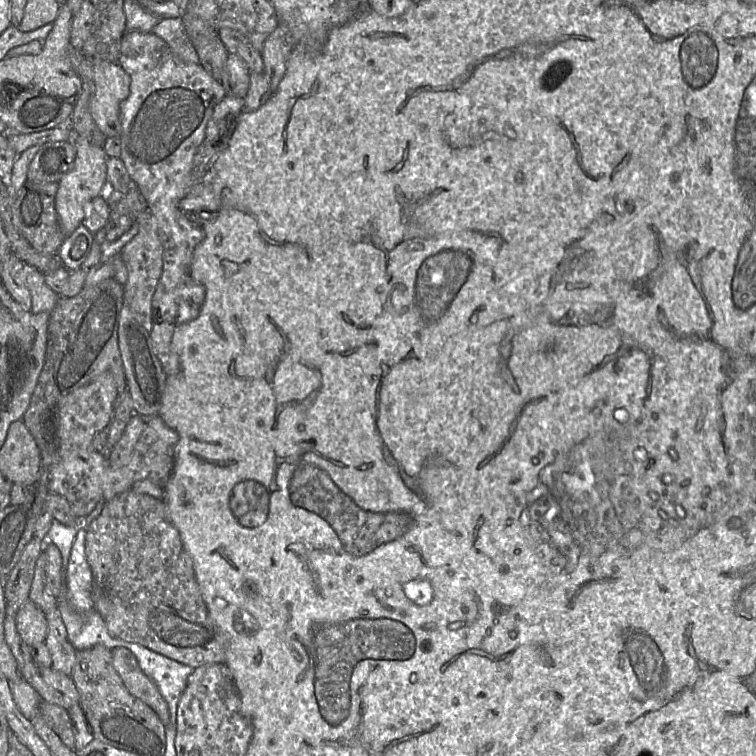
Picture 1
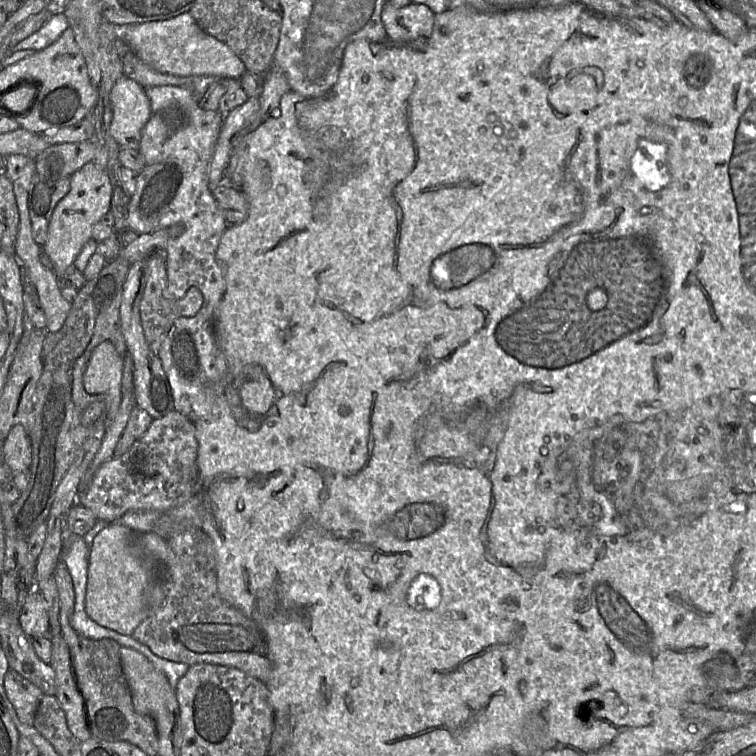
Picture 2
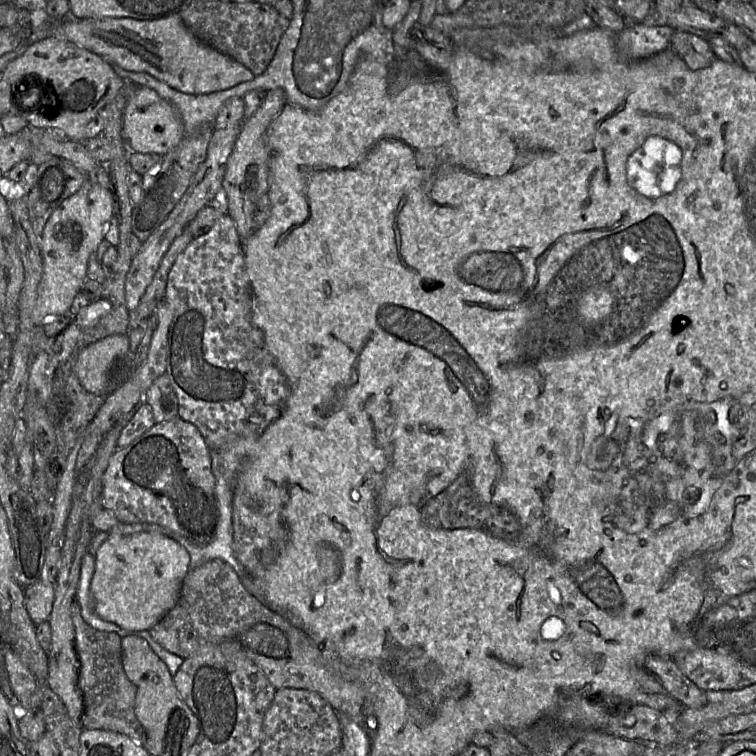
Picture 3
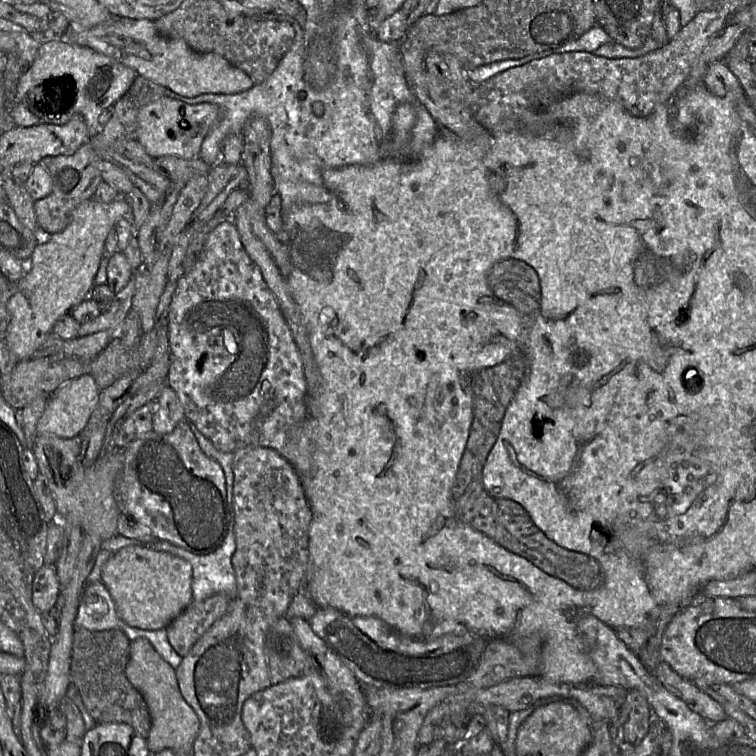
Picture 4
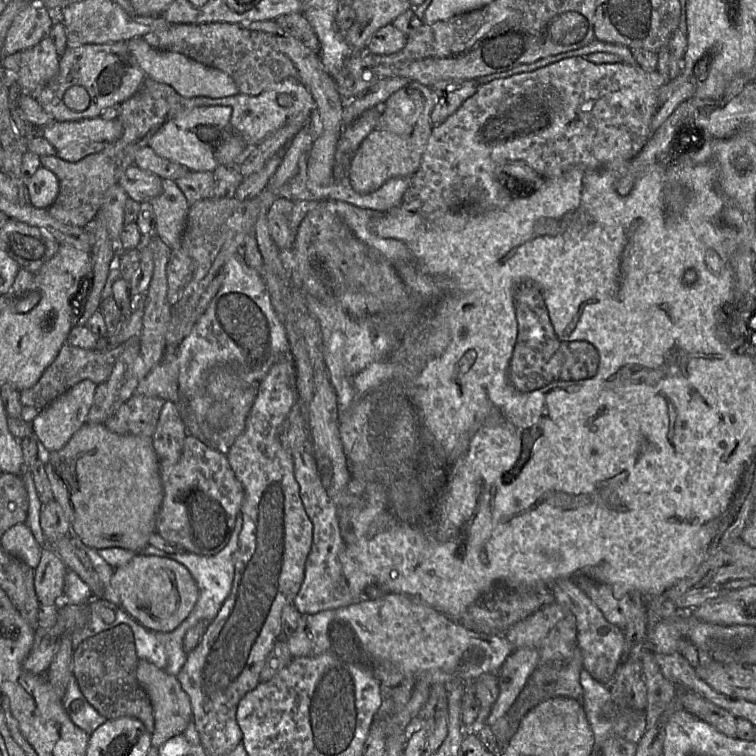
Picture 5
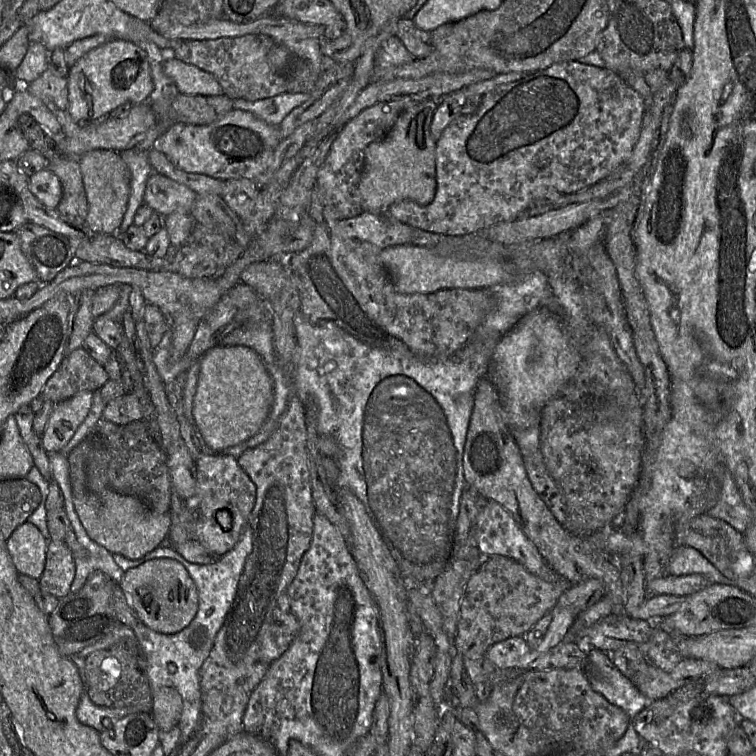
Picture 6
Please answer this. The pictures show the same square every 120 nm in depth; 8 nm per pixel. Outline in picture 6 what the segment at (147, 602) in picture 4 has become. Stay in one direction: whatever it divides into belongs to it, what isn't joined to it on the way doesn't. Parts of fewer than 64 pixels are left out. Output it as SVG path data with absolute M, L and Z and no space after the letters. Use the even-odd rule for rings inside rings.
M156 558L128 569L119 587L138 618L149 628L164 634L175 634L186 628L198 611L198 592L187 569L177 560Z

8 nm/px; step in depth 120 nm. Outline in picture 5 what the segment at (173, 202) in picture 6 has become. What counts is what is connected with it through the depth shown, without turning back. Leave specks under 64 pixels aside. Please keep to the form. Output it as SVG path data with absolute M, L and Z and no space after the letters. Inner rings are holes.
M129 166L123 171L117 183L126 191L129 198L142 203L150 202L162 191L162 178L138 166Z

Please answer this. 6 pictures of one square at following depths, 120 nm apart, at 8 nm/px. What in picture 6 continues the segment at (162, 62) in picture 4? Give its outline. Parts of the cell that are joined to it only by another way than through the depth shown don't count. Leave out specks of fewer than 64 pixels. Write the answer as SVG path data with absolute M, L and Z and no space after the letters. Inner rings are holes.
M168 58L163 61L162 66L164 73L174 81L181 94L224 95L221 85L213 74L192 64L187 64L177 58Z

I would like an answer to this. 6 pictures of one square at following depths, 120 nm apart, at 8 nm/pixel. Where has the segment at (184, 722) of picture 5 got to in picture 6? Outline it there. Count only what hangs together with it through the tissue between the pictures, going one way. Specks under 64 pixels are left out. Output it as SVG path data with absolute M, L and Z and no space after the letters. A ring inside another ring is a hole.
M160 687L152 691L152 715L160 731L169 731L180 721L183 699L177 689Z

